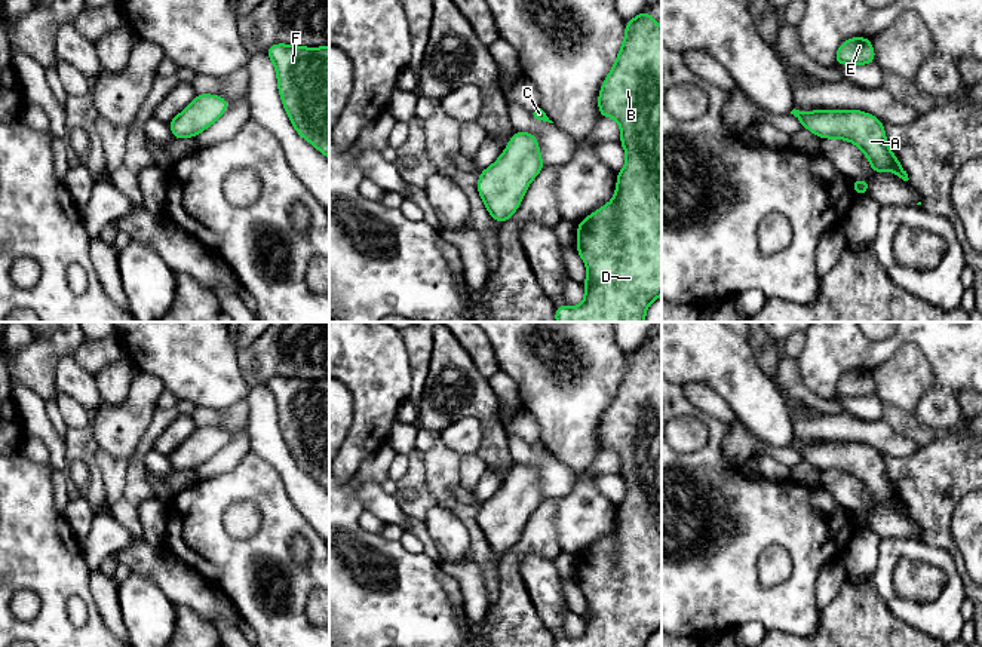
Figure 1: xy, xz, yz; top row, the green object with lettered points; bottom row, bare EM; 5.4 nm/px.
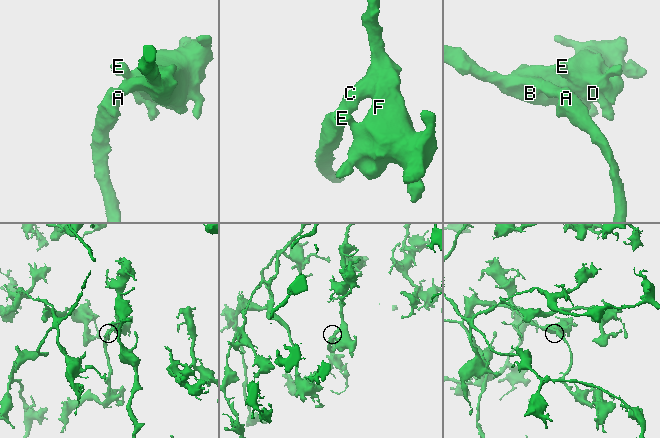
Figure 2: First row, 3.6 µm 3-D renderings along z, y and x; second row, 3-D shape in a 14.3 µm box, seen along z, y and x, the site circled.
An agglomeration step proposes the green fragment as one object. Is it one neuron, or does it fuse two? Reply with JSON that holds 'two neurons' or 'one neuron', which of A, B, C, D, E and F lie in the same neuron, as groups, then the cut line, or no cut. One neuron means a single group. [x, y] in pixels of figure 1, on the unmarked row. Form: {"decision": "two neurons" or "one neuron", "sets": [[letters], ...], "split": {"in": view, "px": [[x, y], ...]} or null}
{"decision": "one neuron", "sets": [["A", "B", "C", "D", "E", "F"]], "split": null}

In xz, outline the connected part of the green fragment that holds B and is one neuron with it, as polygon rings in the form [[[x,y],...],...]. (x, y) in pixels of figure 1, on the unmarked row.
[[[648,341],[626,353],[626,364],[617,392],[607,407],[598,429],[601,450],[613,450],[620,457],[620,476],[626,484],[626,497],[617,505],[616,527],[611,534],[601,539],[577,556],[577,585],[586,597],[587,610],[583,616],[584,632],[580,638],[567,637],[555,640],[555,647],[645,647],[648,638],[662,628],[662,359],[651,350]]]

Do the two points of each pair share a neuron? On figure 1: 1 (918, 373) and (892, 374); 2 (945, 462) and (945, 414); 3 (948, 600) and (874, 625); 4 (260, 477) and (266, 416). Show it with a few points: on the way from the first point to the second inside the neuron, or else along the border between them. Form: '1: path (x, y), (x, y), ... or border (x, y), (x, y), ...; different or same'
1: path (913, 373), (898, 374); same
2: border (959, 426), (941, 435); different
3: border (875, 589), (898, 618), (920, 631); different
4: border (251, 450), (264, 457), (284, 483); different

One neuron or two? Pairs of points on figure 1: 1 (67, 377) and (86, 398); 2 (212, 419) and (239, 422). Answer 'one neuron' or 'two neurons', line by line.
1: one neuron
2: one neuron

